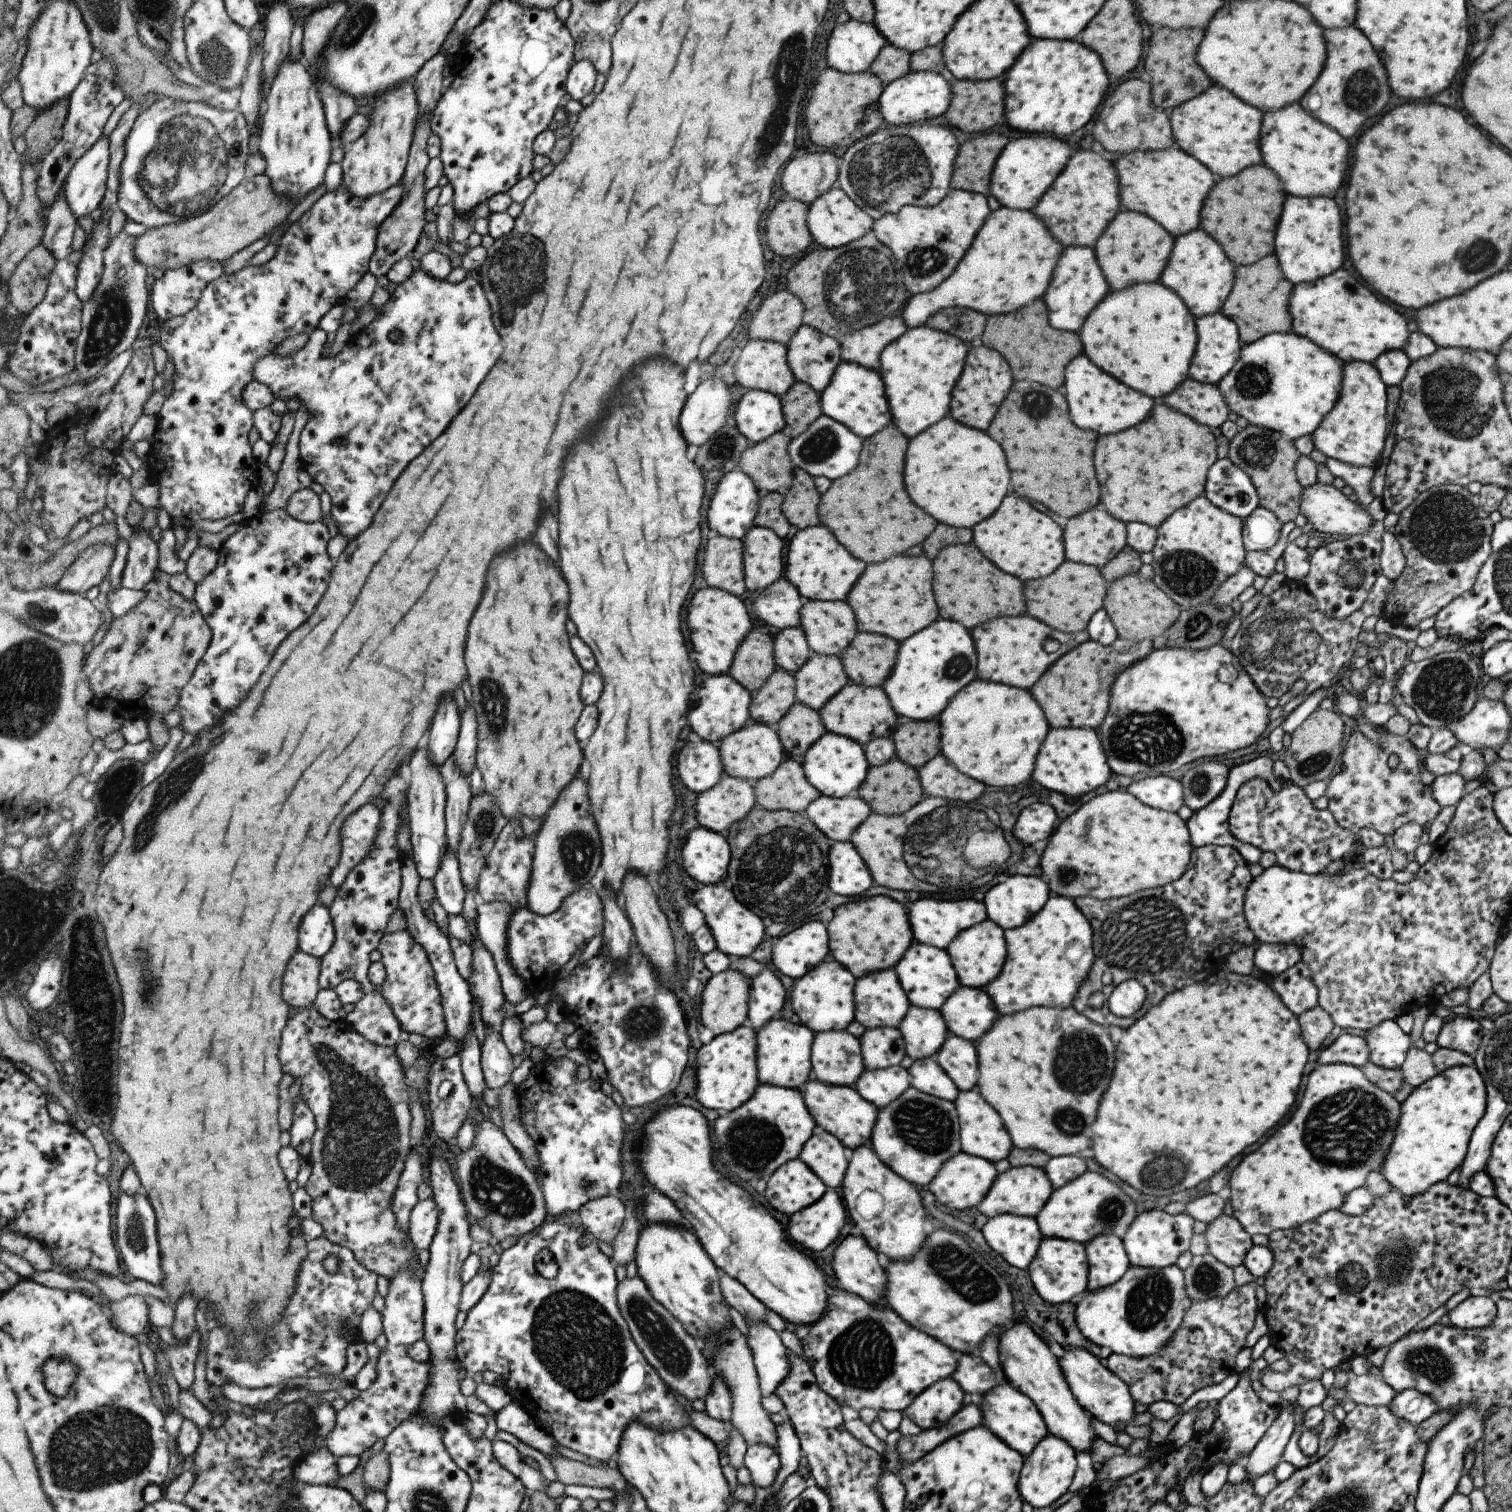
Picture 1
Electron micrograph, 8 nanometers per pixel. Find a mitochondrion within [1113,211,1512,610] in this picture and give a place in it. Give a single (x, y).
(1446, 527)

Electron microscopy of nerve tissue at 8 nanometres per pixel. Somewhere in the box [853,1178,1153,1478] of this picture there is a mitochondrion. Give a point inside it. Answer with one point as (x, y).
(956, 1266)

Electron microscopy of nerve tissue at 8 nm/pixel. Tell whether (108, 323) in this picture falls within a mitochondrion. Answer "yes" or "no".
yes

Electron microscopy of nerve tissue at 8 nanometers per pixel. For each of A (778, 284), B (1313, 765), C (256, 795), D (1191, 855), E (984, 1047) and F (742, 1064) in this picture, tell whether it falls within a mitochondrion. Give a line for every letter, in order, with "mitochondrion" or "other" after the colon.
A: other
B: mitochondrion
C: other
D: other
E: other
F: other

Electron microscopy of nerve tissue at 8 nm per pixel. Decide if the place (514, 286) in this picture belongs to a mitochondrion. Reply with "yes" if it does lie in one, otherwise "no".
yes

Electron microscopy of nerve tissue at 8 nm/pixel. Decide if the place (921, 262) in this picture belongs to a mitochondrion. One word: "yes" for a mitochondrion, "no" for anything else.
yes

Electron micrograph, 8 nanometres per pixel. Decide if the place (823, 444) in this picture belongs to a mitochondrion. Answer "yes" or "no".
yes

